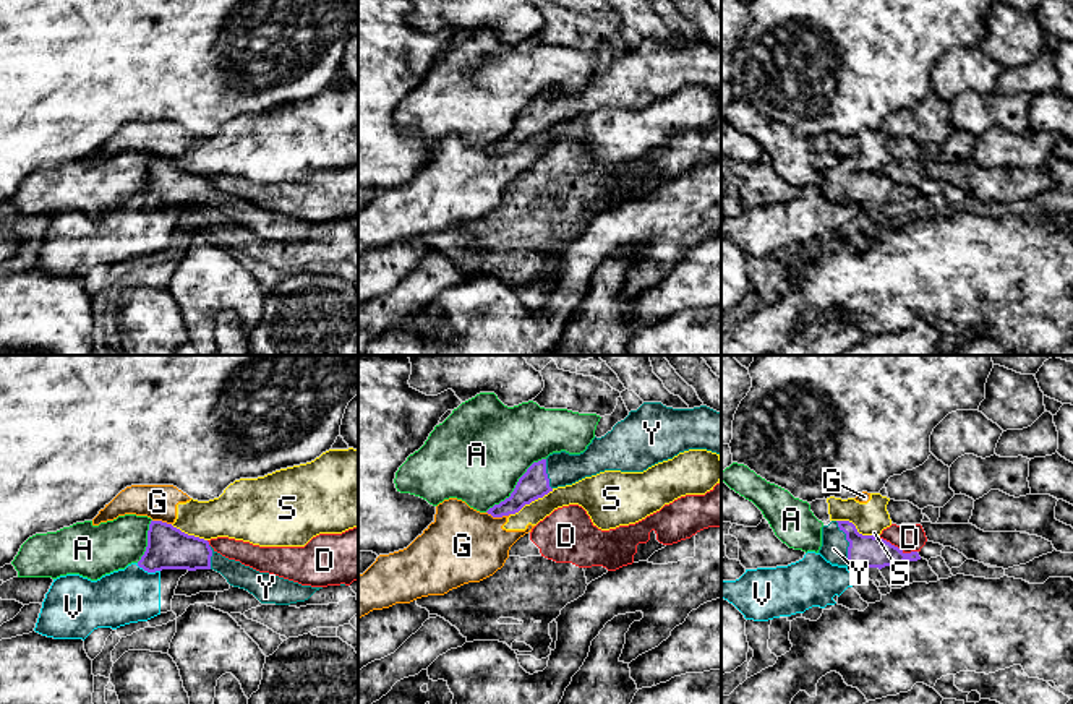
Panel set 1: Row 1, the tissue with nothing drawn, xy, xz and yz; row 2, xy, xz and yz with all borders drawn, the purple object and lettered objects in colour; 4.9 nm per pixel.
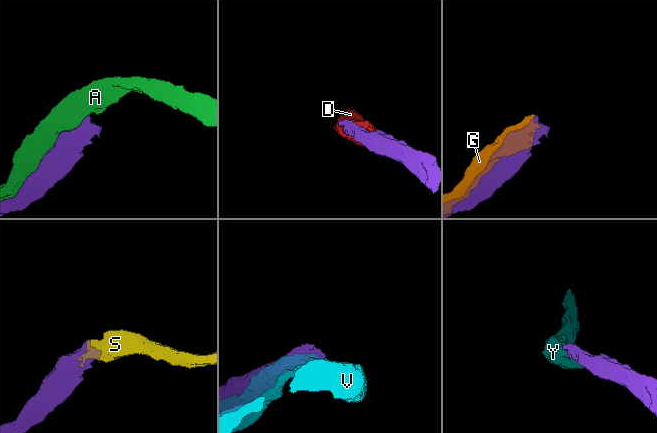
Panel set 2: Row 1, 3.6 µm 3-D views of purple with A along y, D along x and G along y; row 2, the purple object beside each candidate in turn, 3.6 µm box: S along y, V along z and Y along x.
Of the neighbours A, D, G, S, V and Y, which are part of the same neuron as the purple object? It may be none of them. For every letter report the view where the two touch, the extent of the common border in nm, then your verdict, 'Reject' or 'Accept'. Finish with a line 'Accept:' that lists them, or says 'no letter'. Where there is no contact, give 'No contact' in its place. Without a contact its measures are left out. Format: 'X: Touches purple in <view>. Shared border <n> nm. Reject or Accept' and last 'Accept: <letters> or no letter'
A: Touches purple in xz. Shared border 400 nm. Reject
D: Touches purple in yz. Shared border 200 nm. Reject
G: Touches purple in xz. Shared border 120 nm. Reject
S: Touches purple in yz. Shared border 220 nm. Reject
V: Touches purple in xy. Shared border 130 nm. Reject
Y: Touches purple in yz. Shared border 240 nm. Accept
Accept: Y

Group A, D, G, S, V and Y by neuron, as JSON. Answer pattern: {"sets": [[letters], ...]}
{"sets": [["A"], ["D"], ["G", "S"], ["V"], ["Y"]]}

